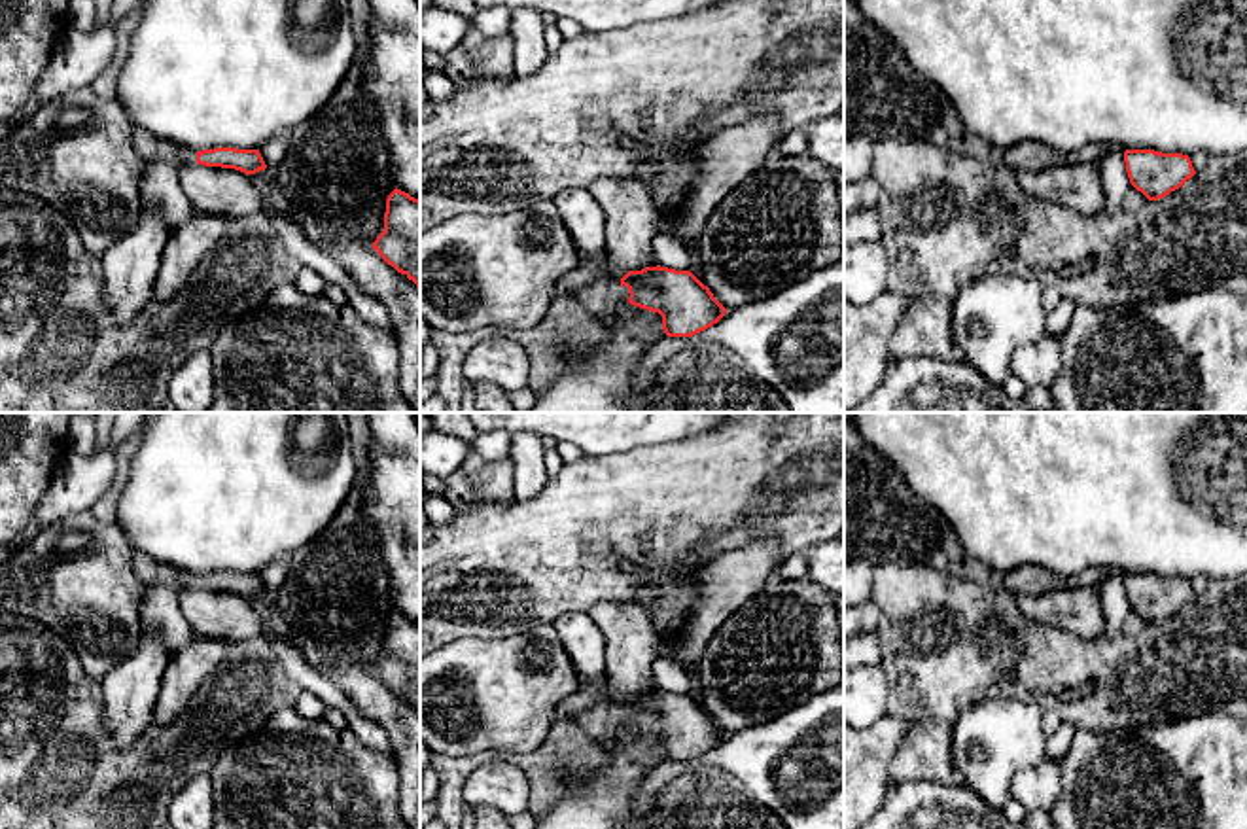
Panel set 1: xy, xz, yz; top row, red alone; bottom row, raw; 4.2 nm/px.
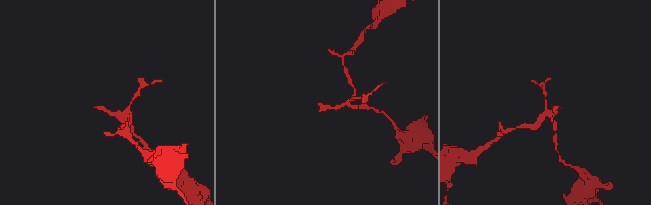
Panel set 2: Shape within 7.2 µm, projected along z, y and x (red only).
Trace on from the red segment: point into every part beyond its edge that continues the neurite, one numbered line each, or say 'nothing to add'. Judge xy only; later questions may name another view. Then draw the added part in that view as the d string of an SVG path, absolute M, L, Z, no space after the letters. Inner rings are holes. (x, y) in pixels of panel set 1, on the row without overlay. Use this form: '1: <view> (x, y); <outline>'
1: xy (152, 572); M134 551L134 572L146 585L168 587L178 592L197 589L197 573L157 562Z

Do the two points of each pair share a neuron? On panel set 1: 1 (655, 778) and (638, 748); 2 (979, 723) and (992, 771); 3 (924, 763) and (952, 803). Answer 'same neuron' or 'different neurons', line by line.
1: different neurons
2: same neuron
3: different neurons

